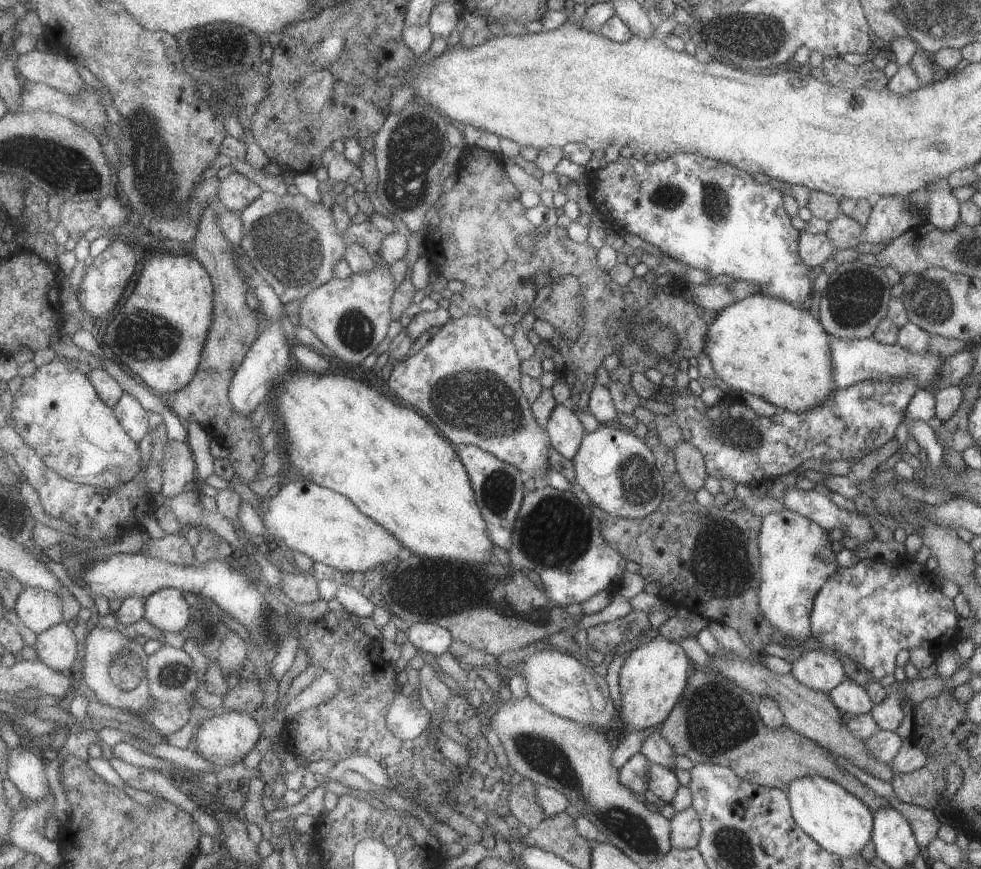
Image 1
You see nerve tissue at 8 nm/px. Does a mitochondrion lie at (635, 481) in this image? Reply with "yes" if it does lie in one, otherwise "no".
yes

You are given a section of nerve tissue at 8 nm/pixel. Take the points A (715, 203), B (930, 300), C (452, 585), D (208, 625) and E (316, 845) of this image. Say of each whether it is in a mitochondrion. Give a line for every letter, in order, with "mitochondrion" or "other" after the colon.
A: mitochondrion
B: mitochondrion
C: mitochondrion
D: mitochondrion
E: other

